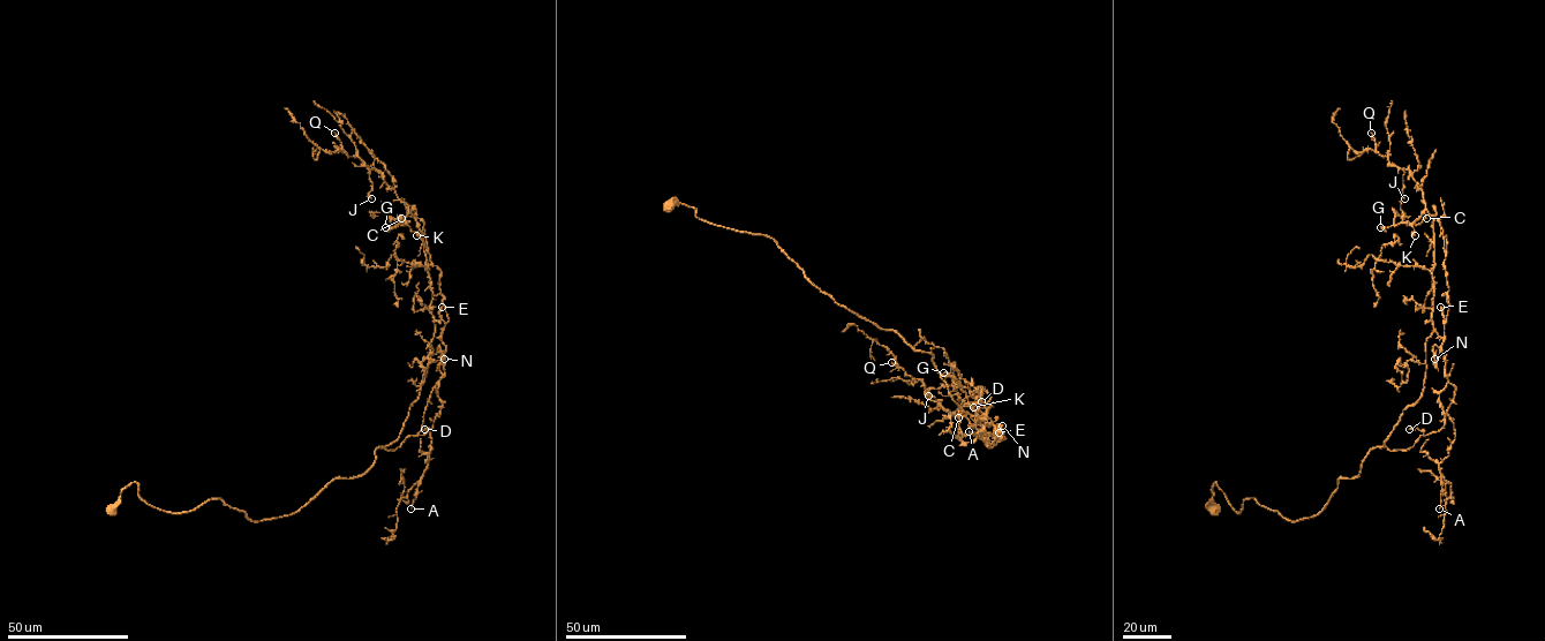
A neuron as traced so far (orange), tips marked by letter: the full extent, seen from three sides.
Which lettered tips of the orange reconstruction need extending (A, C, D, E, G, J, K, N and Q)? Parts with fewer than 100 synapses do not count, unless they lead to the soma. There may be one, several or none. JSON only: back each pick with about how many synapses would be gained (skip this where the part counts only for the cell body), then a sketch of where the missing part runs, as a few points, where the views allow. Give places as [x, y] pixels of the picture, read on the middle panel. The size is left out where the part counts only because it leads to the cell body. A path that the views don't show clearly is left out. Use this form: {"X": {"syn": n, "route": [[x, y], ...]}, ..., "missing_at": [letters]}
{"G": {"syn": 100, "route": [[943, 372], [932, 369], [905, 345], [905, 313], [895, 292]]}, "missing_at": ["G"]}

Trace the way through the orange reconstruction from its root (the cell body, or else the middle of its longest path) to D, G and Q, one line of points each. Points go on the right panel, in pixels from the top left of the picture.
D: (1213, 511), (1215, 482), (1236, 513), (1253, 498), (1311, 518), (1371, 450), (1424, 435), (1409, 429)
G: (1213, 511), (1215, 482), (1236, 513), (1253, 498), (1289, 521), (1316, 515), (1422, 396), (1433, 217), (1380, 227)
Q: (1213, 511), (1215, 482), (1236, 513), (1253, 498), (1289, 521), (1316, 515), (1422, 396), (1433, 217), (1371, 133)

